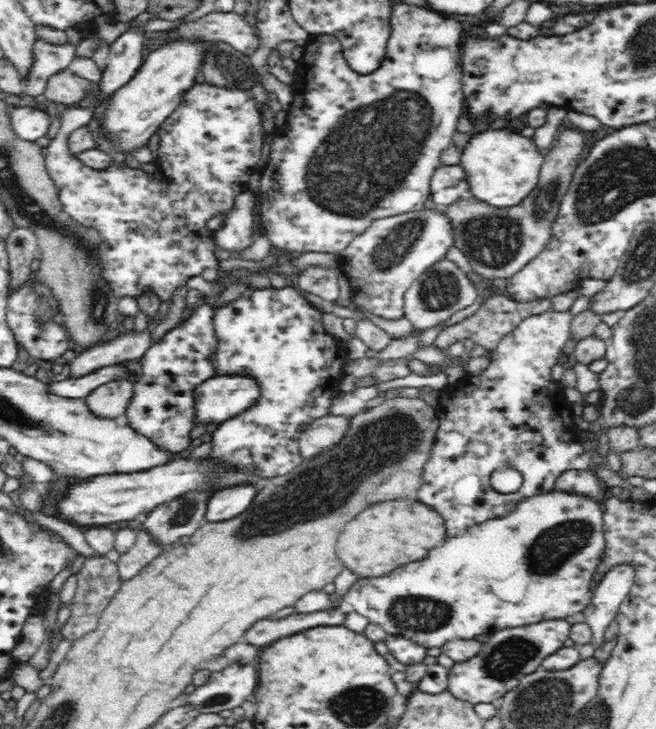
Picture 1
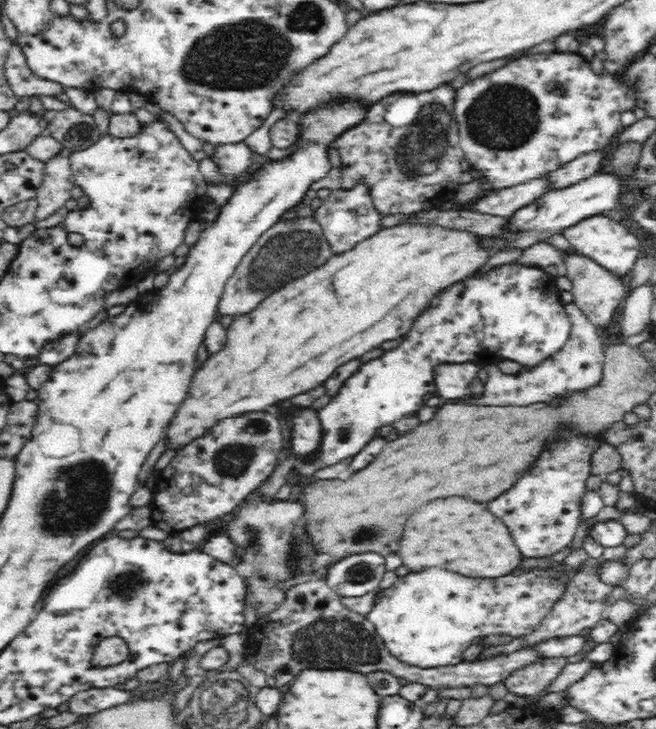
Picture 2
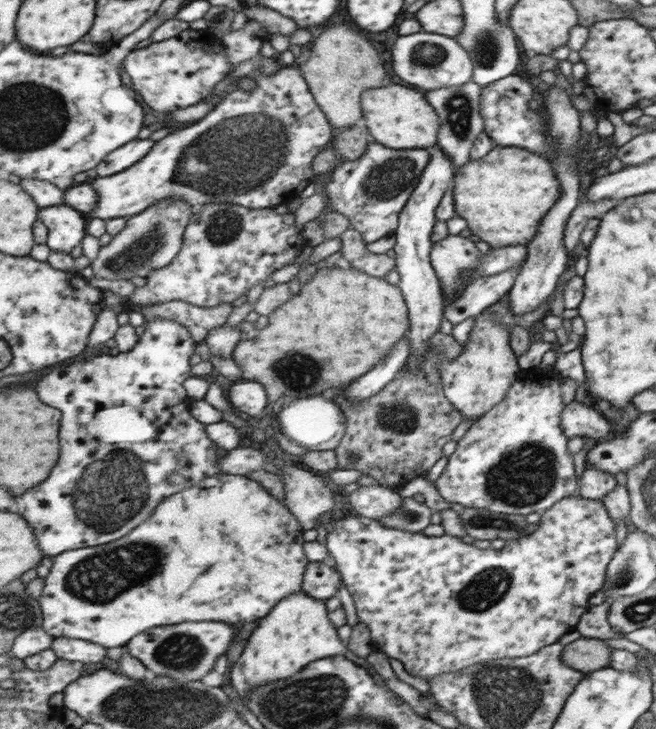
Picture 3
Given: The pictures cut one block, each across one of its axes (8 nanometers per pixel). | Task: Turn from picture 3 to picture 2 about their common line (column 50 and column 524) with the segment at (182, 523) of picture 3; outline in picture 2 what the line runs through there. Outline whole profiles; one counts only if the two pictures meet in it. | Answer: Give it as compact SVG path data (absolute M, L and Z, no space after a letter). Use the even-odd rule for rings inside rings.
M583 549L573 550L557 566L548 568L536 567L530 571L516 572L508 578L498 580L474 580L474 578L462 578L458 574L430 568L420 574L408 574L400 578L390 590L384 590L378 596L378 602L374 604L372 612L367 618L375 626L376 634L386 644L390 654L404 665L416 666L419 669L434 669L444 666L454 666L462 662L462 654L476 639L482 639L488 635L506 634L513 637L522 636L532 632L550 614L550 609L556 600L561 598L566 584L561 584L555 576L562 569L571 569L582 565L591 556Z

